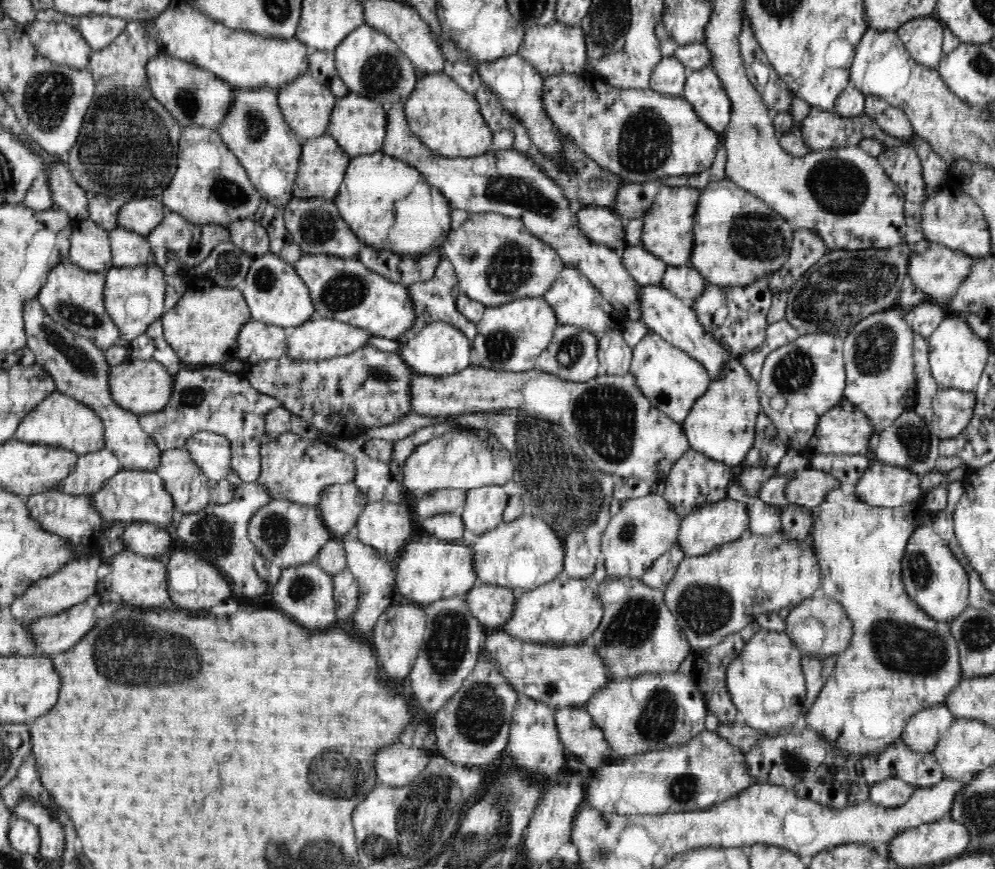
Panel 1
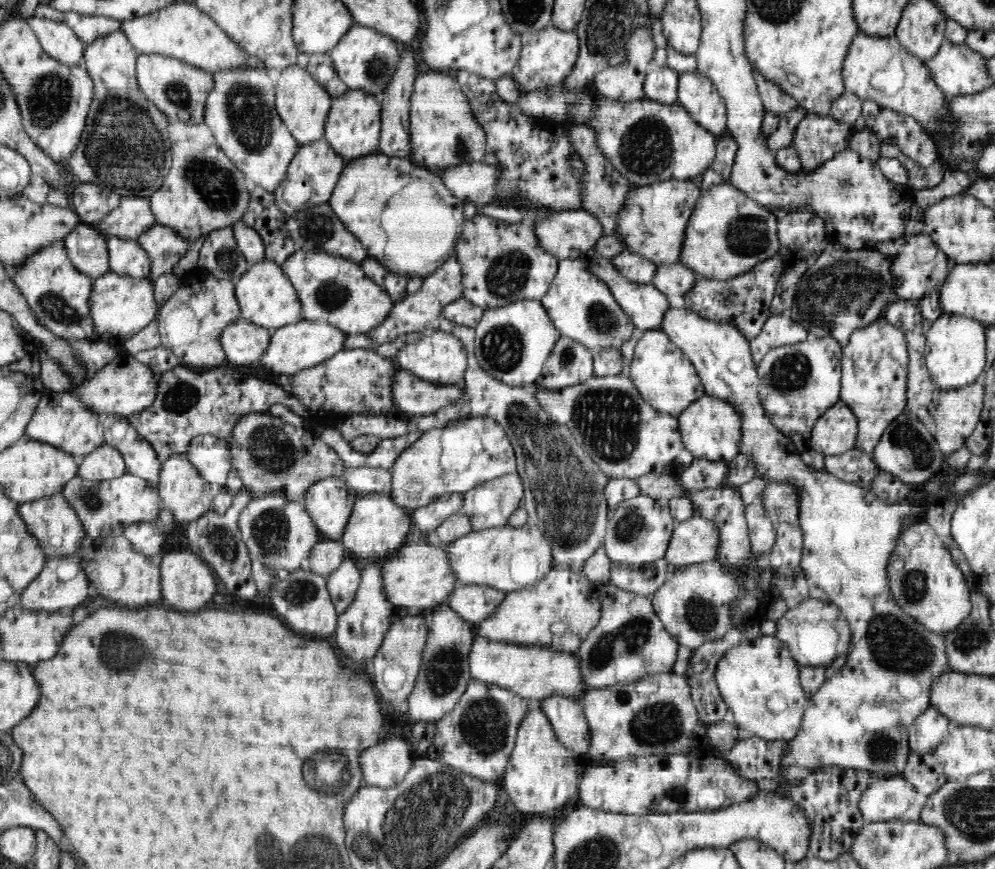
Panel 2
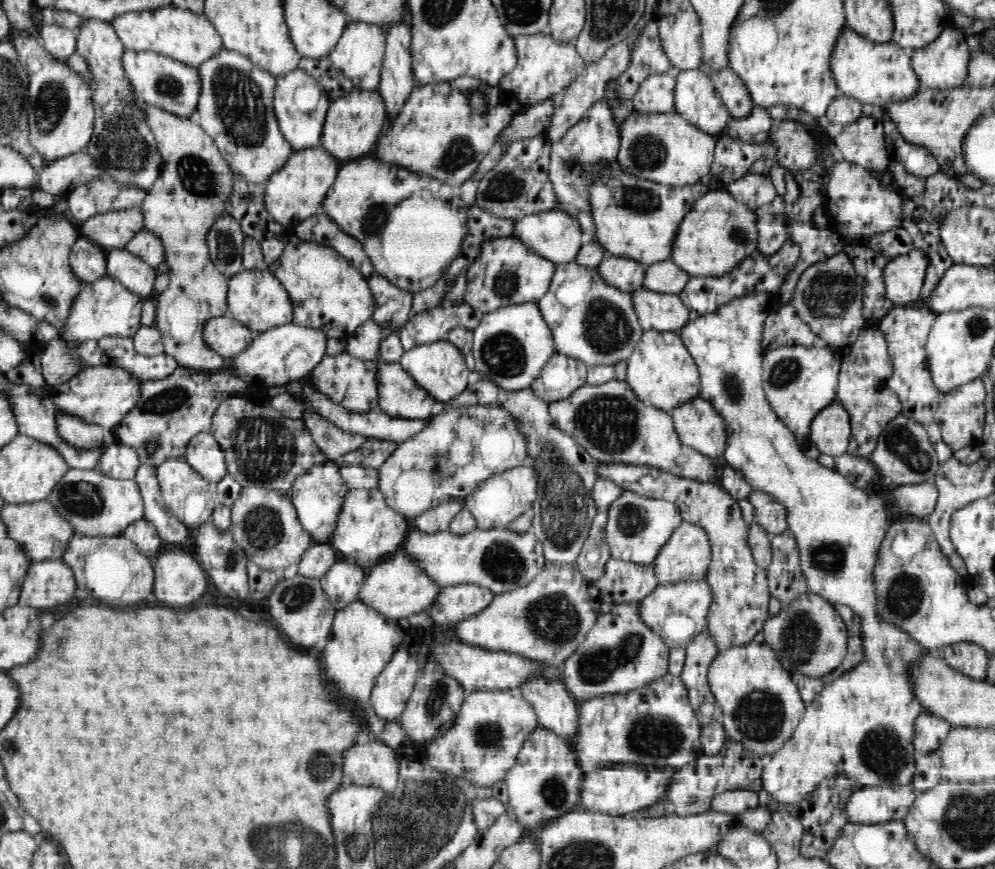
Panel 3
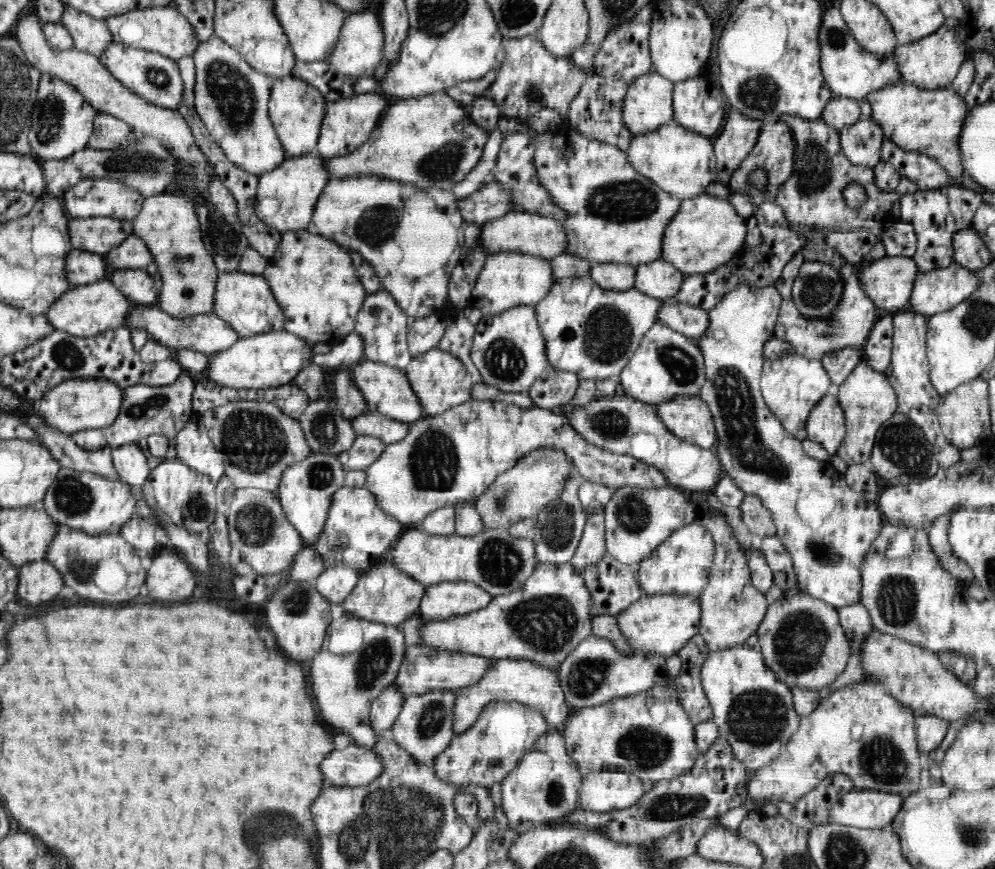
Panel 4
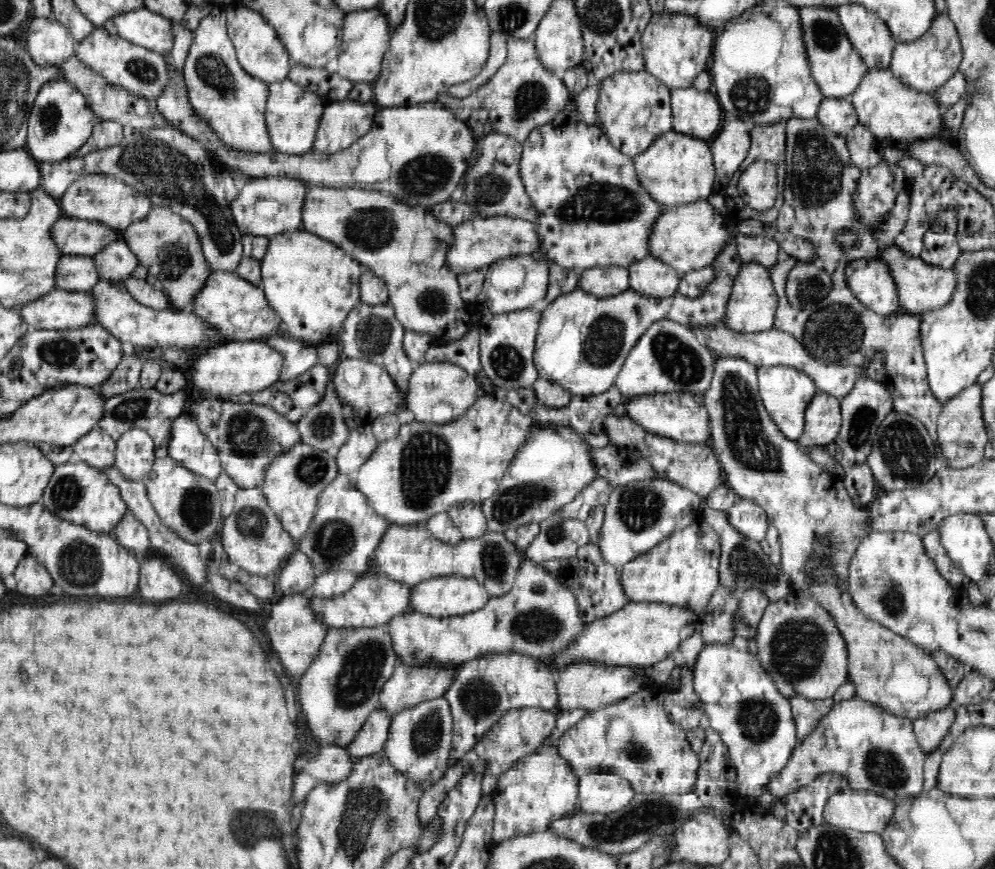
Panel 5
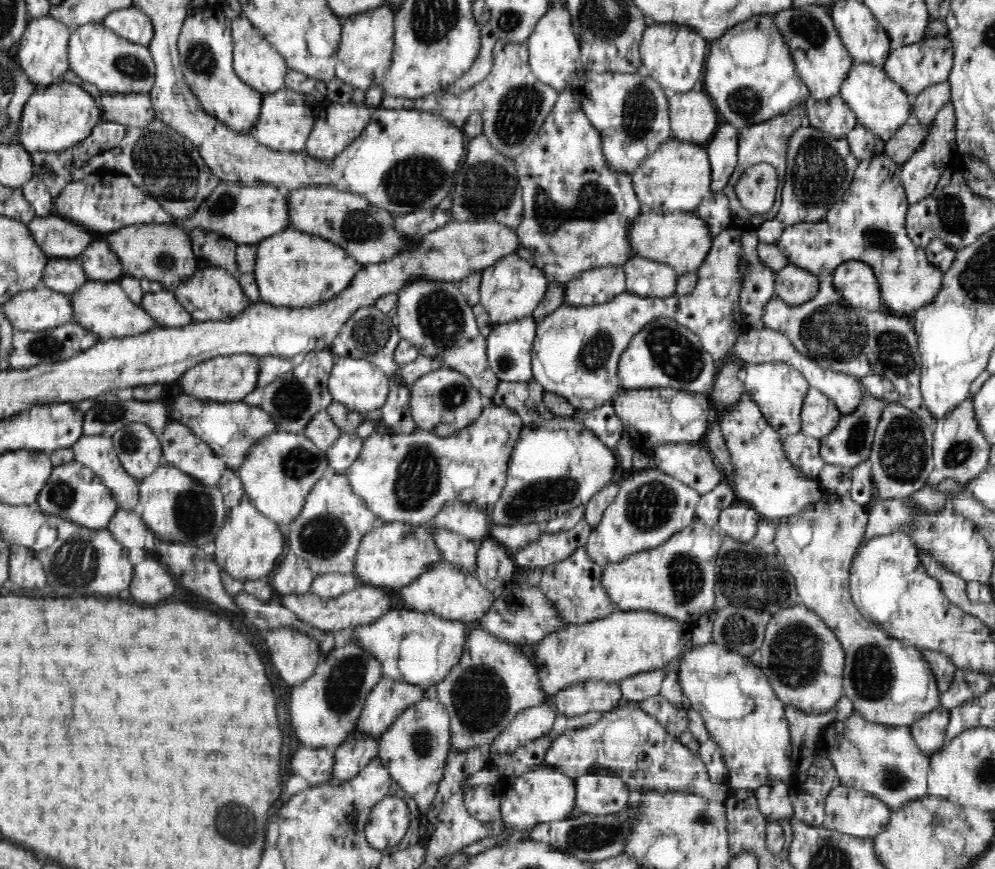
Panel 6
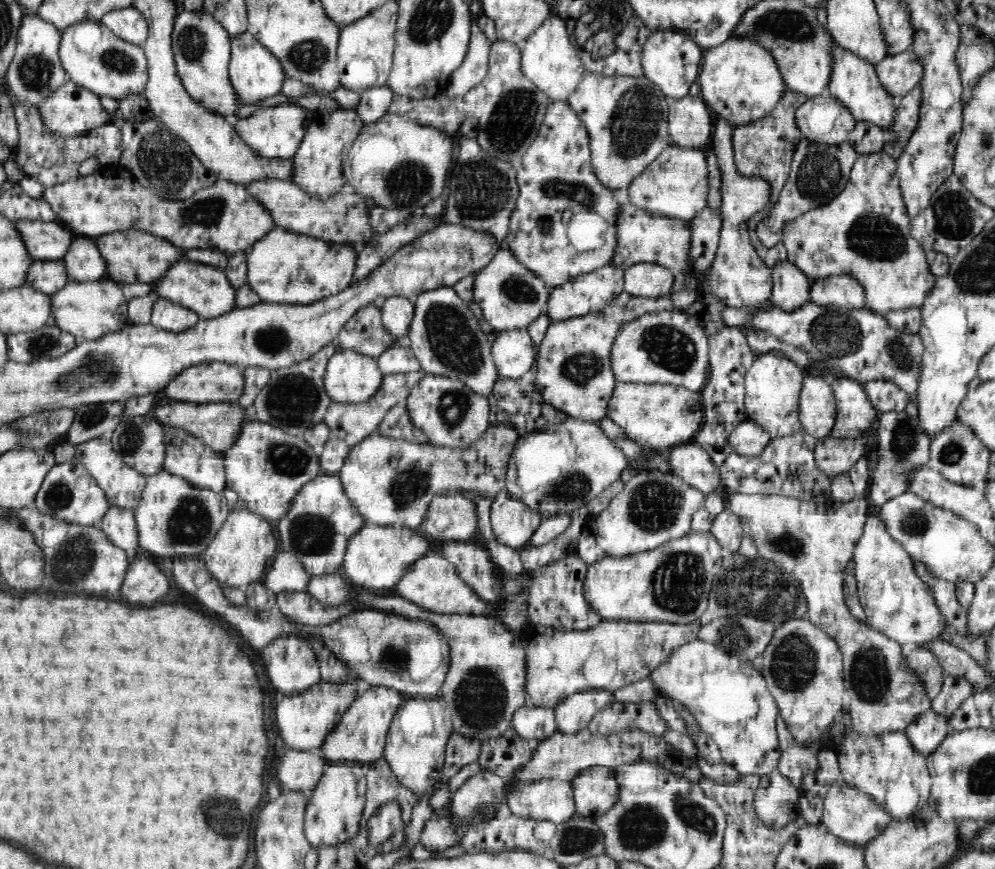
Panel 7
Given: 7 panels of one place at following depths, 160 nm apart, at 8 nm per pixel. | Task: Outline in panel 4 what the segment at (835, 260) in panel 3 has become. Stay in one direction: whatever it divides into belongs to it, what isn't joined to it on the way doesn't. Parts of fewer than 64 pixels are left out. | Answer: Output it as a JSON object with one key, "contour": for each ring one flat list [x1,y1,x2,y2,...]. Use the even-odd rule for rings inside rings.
{"contour":[[805,261,793,282,791,297,802,316,824,316,840,301,844,281,836,266]]}

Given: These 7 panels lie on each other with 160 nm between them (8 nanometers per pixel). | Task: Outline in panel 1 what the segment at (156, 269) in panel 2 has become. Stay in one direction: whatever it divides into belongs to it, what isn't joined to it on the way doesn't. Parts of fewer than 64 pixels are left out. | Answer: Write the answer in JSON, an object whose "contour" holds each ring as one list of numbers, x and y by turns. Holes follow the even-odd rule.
{"contour":[[168,213,156,228,145,237,151,248,152,260,165,276,182,276,193,267,202,264,218,241,232,241,226,225,220,223,194,224,185,222,178,214]]}

